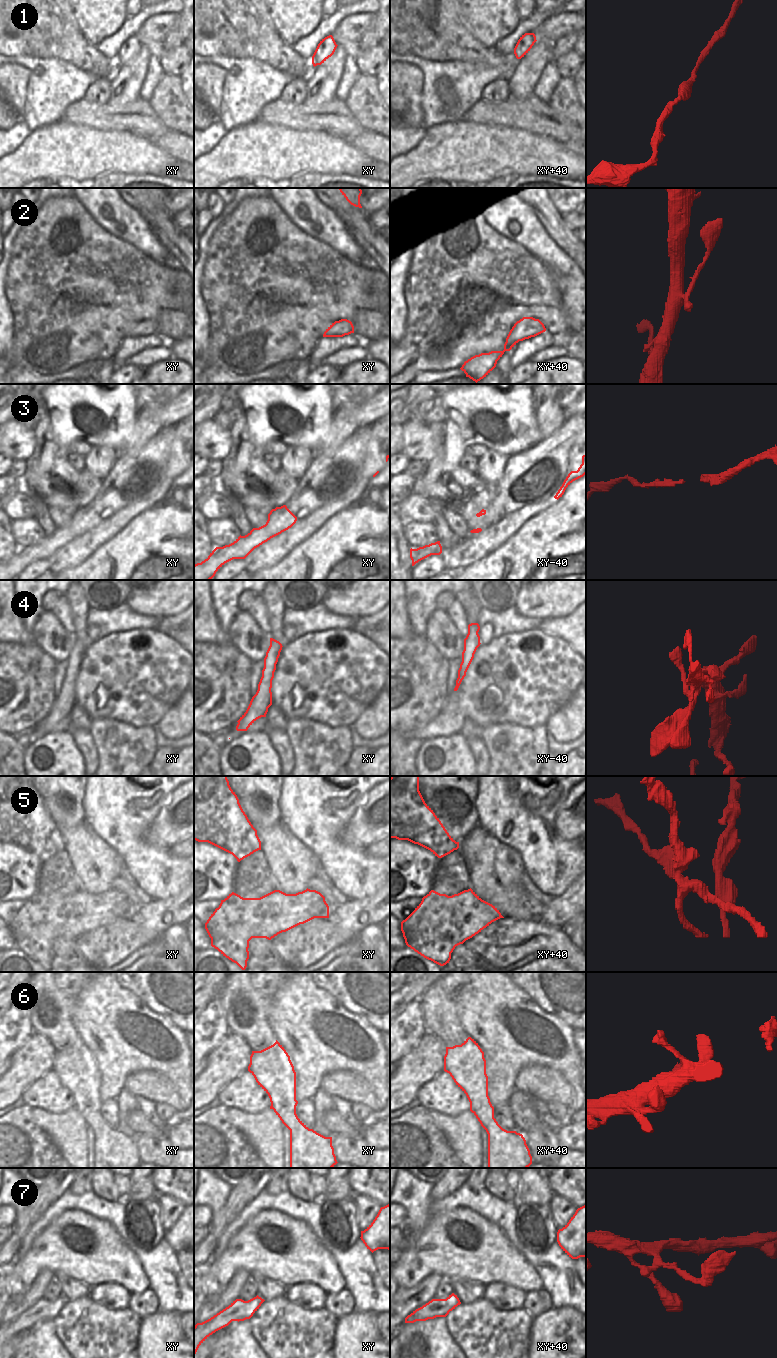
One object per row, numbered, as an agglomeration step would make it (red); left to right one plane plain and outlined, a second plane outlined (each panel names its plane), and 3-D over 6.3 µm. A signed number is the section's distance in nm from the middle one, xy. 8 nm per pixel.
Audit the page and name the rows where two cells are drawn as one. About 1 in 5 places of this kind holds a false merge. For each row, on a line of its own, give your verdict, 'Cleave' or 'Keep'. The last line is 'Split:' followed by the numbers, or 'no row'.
1: Keep
2: Keep
3: Keep
4: Keep
5: Cleave
6: Keep
7: Keep
Split: 5

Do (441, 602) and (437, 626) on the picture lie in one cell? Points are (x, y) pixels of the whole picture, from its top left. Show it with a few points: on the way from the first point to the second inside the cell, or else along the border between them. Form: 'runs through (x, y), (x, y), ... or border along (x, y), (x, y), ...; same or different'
border along (436, 608), (445, 611); different

